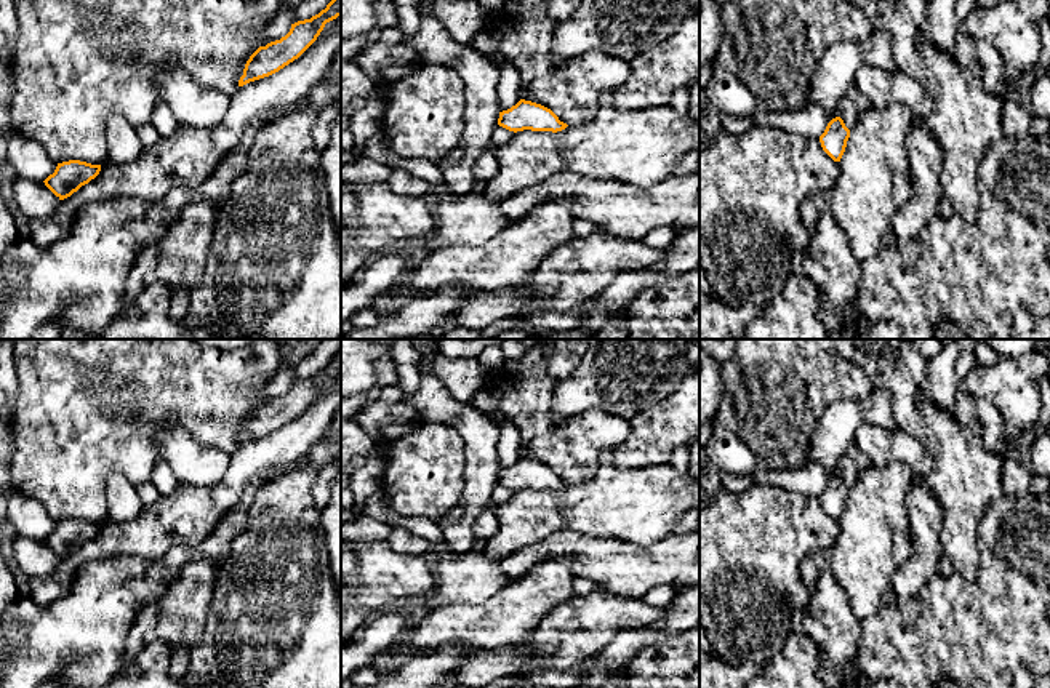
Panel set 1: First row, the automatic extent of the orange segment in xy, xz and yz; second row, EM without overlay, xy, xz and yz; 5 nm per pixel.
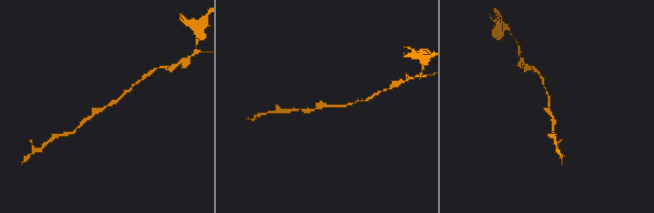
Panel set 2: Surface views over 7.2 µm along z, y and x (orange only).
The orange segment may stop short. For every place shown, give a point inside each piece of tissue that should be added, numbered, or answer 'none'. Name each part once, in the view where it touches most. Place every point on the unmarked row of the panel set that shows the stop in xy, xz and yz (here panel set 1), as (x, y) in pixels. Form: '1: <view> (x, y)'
none

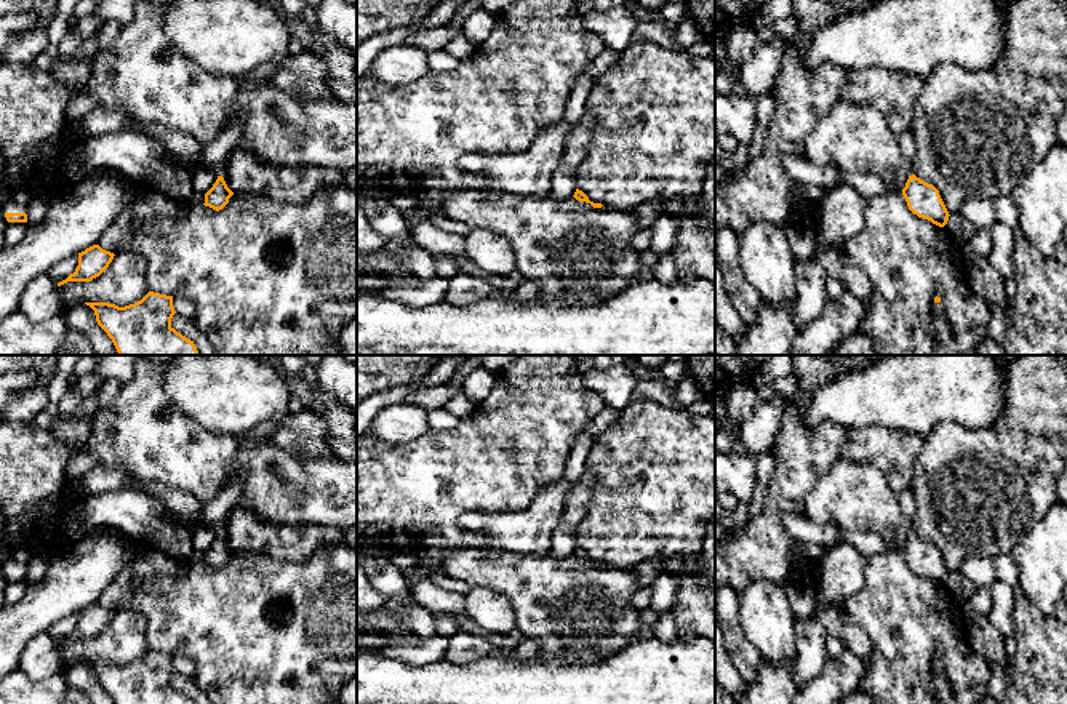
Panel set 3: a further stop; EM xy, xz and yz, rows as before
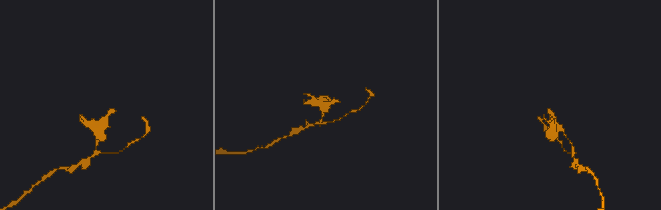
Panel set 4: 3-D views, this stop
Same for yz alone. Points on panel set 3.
1: yz (906, 498)

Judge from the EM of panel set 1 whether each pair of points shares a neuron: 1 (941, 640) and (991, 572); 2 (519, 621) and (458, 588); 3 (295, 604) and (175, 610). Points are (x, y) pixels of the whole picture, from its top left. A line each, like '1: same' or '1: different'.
1: same
2: different
3: different

